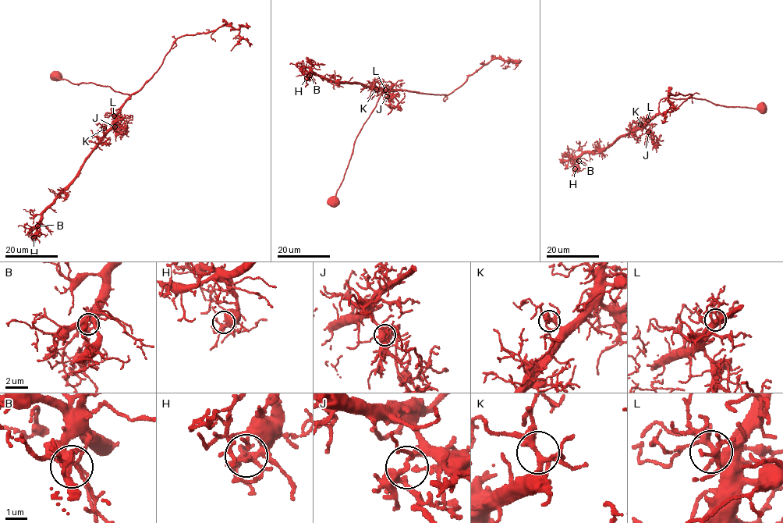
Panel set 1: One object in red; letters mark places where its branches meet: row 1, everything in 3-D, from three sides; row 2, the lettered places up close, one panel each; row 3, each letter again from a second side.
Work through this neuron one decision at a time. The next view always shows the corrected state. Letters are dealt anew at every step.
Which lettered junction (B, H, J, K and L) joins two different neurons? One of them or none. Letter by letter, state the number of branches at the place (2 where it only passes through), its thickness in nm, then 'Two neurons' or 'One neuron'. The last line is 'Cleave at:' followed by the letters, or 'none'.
B: Branches: 5. Thickness 200 nm. One neuron
H: Branches: 5. Thickness 160 nm. One neuron
J: Branches: 5. Thickness 200 nm. Two neurons
K: Branches: 5. Thickness 280 nm. One neuron
L: Branches: 5. Thickness 280 nm. One neuron
Cleave at: J

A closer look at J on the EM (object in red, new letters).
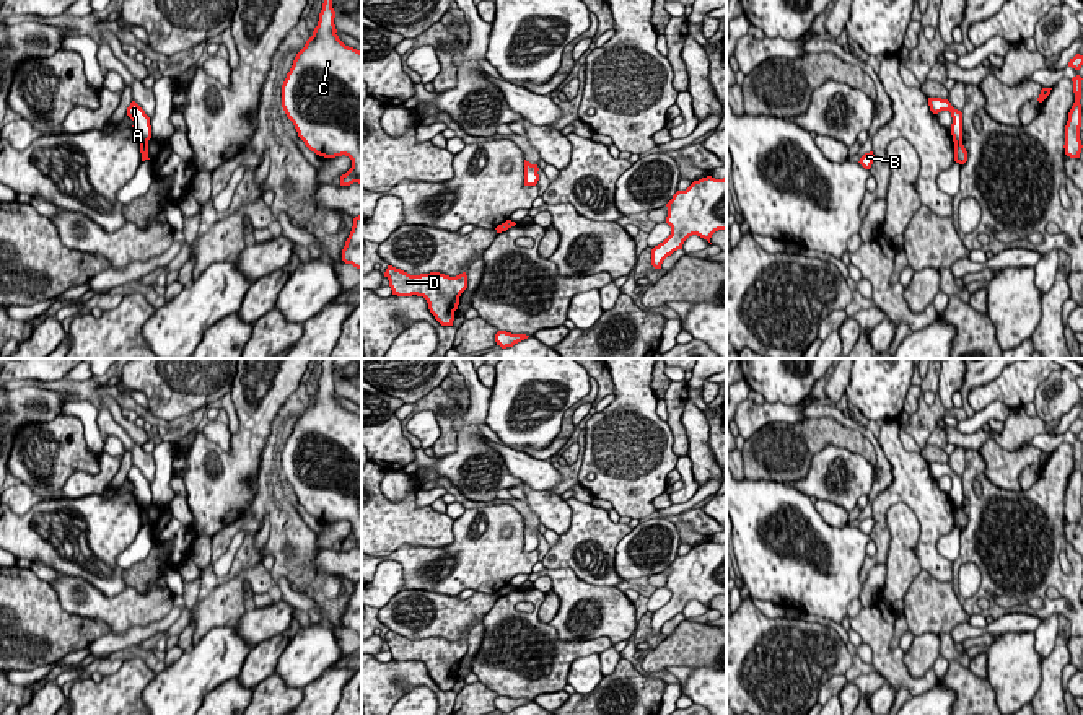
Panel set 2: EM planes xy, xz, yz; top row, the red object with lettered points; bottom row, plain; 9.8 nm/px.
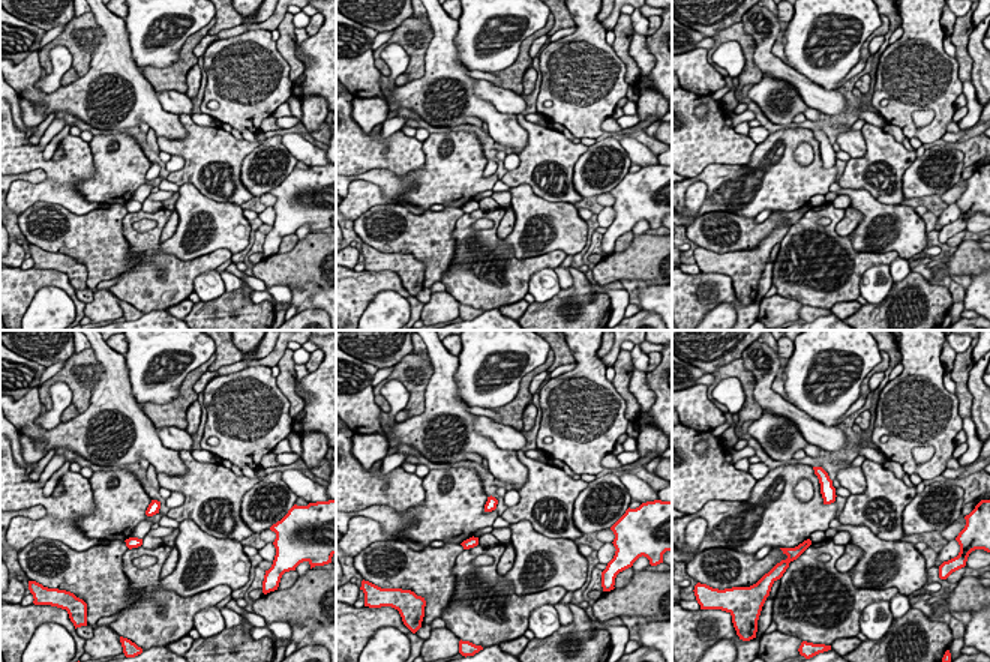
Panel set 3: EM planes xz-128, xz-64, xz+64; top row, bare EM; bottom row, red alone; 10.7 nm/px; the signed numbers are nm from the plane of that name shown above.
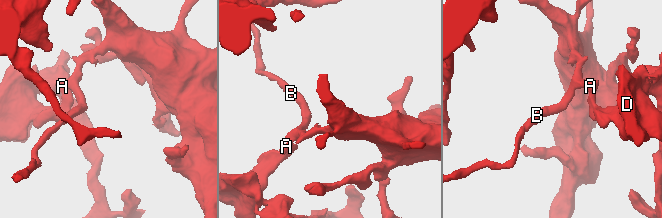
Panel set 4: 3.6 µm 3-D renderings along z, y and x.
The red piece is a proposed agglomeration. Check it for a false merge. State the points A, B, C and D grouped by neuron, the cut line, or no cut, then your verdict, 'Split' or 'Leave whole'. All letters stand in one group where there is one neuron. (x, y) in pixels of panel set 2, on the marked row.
Groups: A B C / D. Split along xy (149, 137), (140, 140). Split

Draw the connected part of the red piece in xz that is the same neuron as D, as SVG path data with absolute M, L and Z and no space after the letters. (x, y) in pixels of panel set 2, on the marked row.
M388 265L384 277L389 280L392 295L423 296L435 319L441 326L453 326L459 296L467 288L466 272L456 277L449 277L440 272L410 275L401 269Z

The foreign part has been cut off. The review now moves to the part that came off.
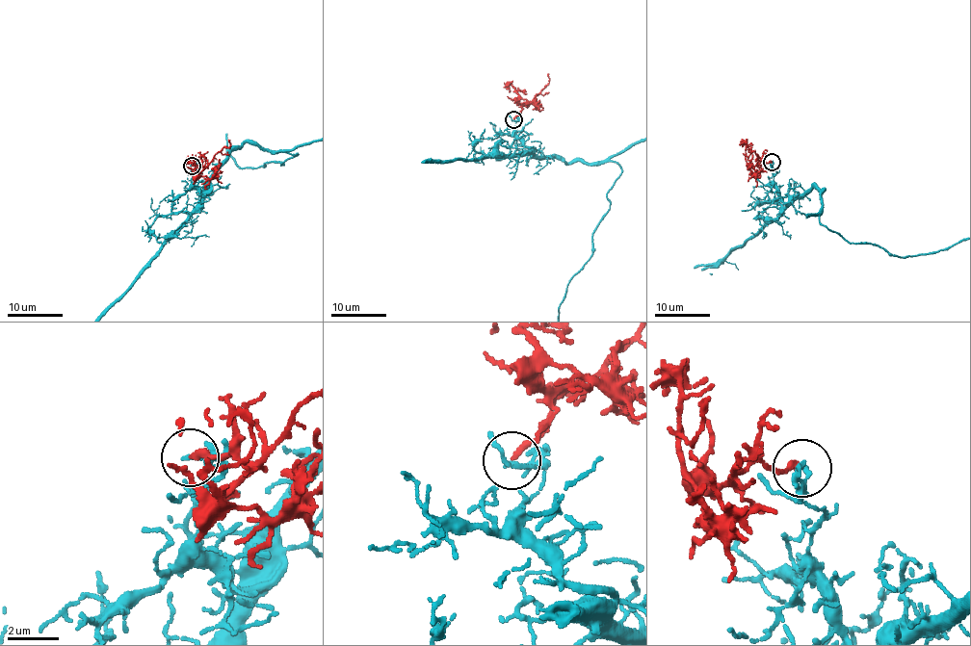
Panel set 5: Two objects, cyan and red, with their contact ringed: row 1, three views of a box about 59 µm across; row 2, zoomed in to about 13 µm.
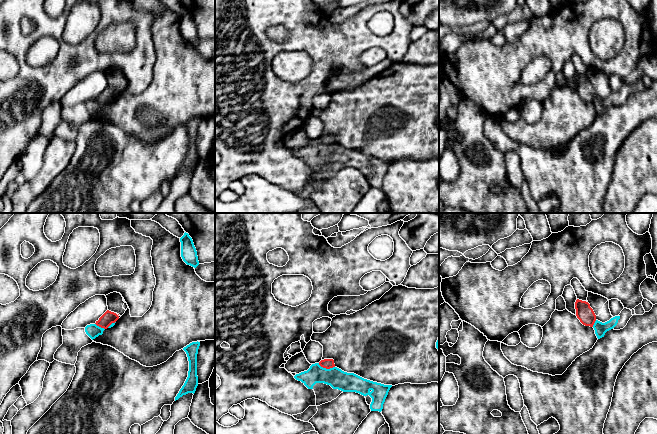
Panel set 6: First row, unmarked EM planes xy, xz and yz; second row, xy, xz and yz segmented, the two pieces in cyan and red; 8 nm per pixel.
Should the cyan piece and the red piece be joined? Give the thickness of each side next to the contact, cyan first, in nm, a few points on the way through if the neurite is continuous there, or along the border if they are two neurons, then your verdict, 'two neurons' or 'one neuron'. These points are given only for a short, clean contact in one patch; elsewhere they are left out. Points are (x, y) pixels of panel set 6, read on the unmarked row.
160/80 nm | along xz (318, 139), (326, 144), (334, 143) | two neurons

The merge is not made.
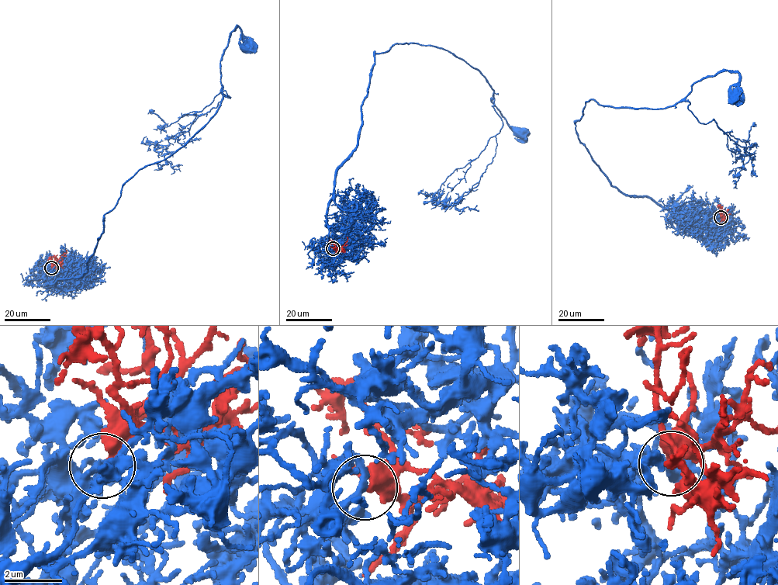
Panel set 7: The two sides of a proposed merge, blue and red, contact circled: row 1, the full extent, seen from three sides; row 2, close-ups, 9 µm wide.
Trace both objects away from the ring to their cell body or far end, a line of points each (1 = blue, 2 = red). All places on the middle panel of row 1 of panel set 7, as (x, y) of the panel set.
1: (333, 248), (320, 243), (326, 211), (356, 146), (373, 53), (447, 50), (479, 71), (522, 133)
2: (333, 248), (343, 246), (347, 240), (347, 237)

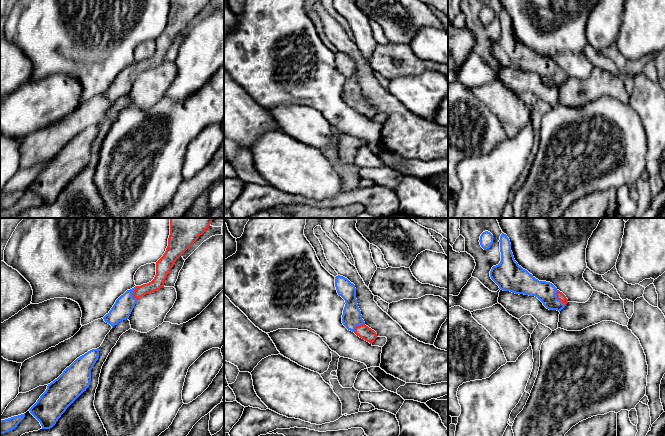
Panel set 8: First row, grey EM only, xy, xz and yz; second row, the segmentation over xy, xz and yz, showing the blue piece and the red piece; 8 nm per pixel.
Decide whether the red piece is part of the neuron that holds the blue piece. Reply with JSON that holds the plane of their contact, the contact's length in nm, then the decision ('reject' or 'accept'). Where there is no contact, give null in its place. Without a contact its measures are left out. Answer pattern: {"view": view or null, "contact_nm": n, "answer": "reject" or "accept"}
{"view": "yz", "contact_nm": 150, "answer": "accept"}

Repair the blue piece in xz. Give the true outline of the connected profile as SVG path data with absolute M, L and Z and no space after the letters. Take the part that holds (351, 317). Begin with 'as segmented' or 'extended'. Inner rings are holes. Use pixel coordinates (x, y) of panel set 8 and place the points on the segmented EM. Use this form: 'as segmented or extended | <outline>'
extended | M335 277L335 287L339 296L345 300L345 307L342 315L343 325L357 336L372 344L377 338L374 330L365 325L361 311L357 304L356 288L347 278Z

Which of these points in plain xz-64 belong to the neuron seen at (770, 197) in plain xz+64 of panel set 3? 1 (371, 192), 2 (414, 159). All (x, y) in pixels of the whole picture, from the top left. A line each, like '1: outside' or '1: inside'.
1: outside
2: outside

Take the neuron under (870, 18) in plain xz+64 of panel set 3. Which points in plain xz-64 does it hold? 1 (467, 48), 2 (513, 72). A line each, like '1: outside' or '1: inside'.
1: inside
2: outside

